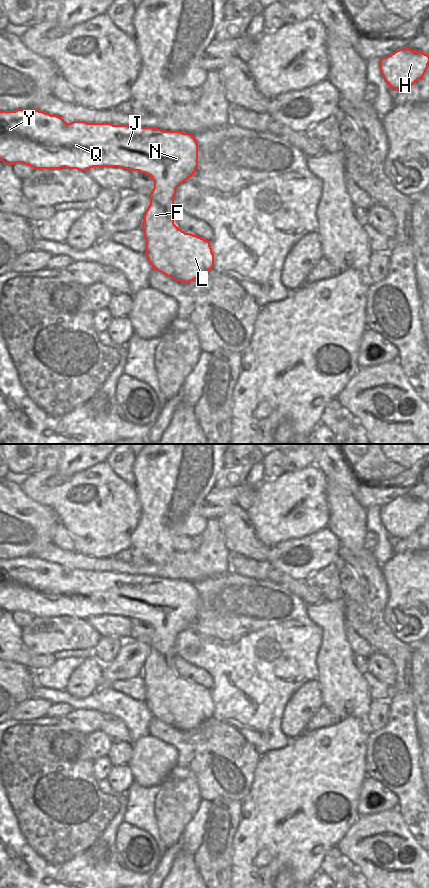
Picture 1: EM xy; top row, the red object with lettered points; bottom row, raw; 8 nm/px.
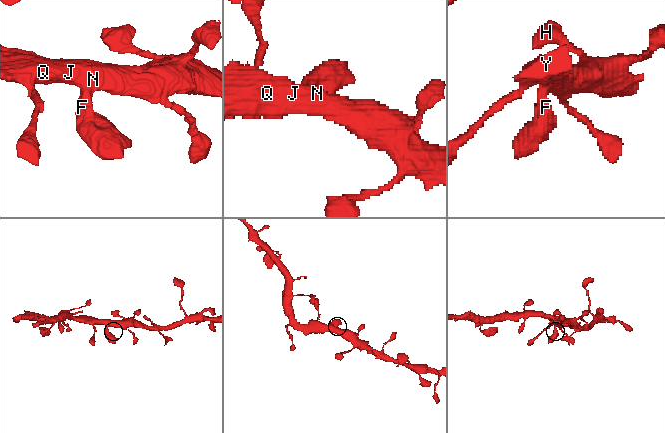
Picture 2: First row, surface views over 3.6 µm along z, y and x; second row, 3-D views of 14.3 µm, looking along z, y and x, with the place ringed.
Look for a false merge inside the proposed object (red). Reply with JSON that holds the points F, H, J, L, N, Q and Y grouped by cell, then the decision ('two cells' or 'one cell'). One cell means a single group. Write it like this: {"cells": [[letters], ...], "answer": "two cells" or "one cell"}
{"cells": [["F", "H", "J", "L", "N", "Q", "Y"]], "answer": "one cell"}

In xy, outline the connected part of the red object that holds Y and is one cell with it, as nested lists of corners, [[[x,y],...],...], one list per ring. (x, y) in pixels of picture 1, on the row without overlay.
[[[35,556],[0,559],[0,609],[7,613],[23,611],[33,617],[61,617],[65,615],[86,619],[93,615],[119,615],[145,621],[154,630],[154,636],[148,643],[150,652],[142,670],[142,678],[146,688],[146,700],[144,702],[152,717],[175,729],[189,731],[214,714],[214,702],[210,689],[191,681],[185,681],[174,672],[172,664],[176,655],[174,652],[176,636],[192,625],[198,614],[198,592],[194,583],[181,579],[163,579],[155,575],[131,575],[129,573],[87,571],[85,569],[67,571],[57,563],[51,563]]]

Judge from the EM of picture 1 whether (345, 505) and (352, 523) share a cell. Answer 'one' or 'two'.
one

